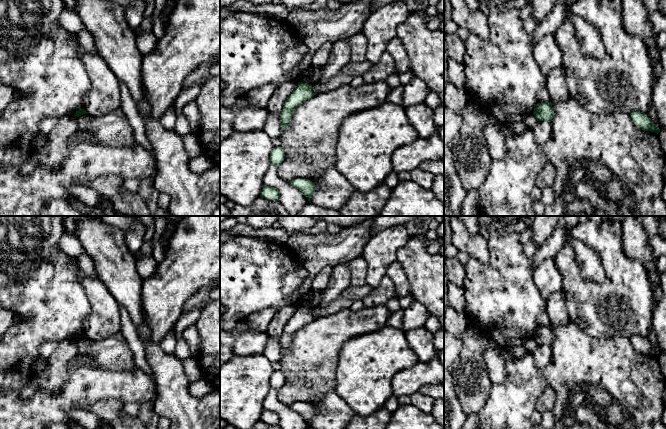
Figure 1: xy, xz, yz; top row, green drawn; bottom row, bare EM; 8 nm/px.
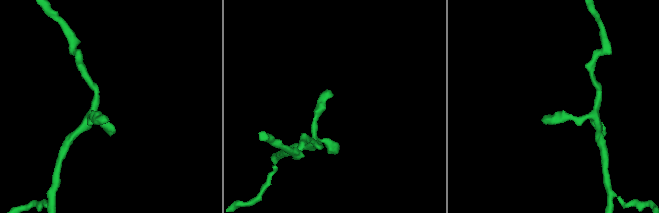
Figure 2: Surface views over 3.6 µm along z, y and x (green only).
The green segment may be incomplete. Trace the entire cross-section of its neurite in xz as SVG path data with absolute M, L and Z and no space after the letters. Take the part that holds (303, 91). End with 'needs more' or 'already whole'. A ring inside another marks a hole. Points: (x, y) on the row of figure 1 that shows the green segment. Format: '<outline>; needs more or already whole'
M299 82L294 91L287 98L283 109L280 113L281 130L287 128L292 119L292 114L295 108L305 100L313 97L315 94L312 91L312 85Z; already whole

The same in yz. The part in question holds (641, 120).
M633 111L630 113L630 117L634 124L643 131L650 131L659 133L660 129L650 120L650 118L640 111Z; already whole

